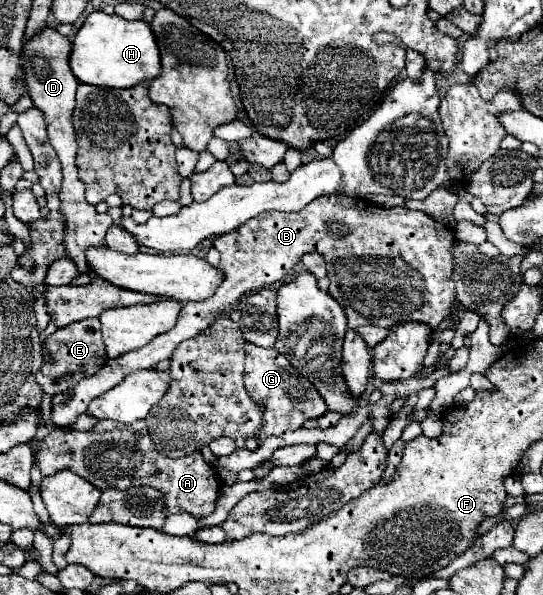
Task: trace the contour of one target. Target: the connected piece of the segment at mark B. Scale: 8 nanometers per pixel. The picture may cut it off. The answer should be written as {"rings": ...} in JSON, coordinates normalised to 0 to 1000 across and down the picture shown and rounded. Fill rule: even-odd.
{"rings":[[[615,324],[608,331],[582,331],[556,355],[519,358],[490,355],[460,368],[438,388],[405,395],[394,402],[394,415],[405,422],[405,455],[413,462],[401,489],[365,509],[339,509],[328,543],[280,570],[254,590],[203,603],[177,630],[151,637],[133,654],[99,664],[96,708],[99,714],[125,714],[151,697],[162,677],[217,647],[232,627],[276,620],[291,607],[309,603],[317,590],[343,570],[372,560],[394,536],[405,533],[431,506],[457,489],[475,489],[490,479],[516,476],[530,455],[549,442],[560,425],[586,422],[597,429],[608,466],[608,496],[634,516],[641,550],[659,553],[667,546],[692,546],[718,553],[744,539],[777,539],[803,550],[829,529],[840,509],[836,489],[836,439],[832,439],[836,392],[818,378],[807,378],[777,355],[755,355],[748,348],[707,351],[685,345],[674,334],[630,331]],[[615,365],[641,382],[641,398],[615,398],[600,388],[600,371]]]}

